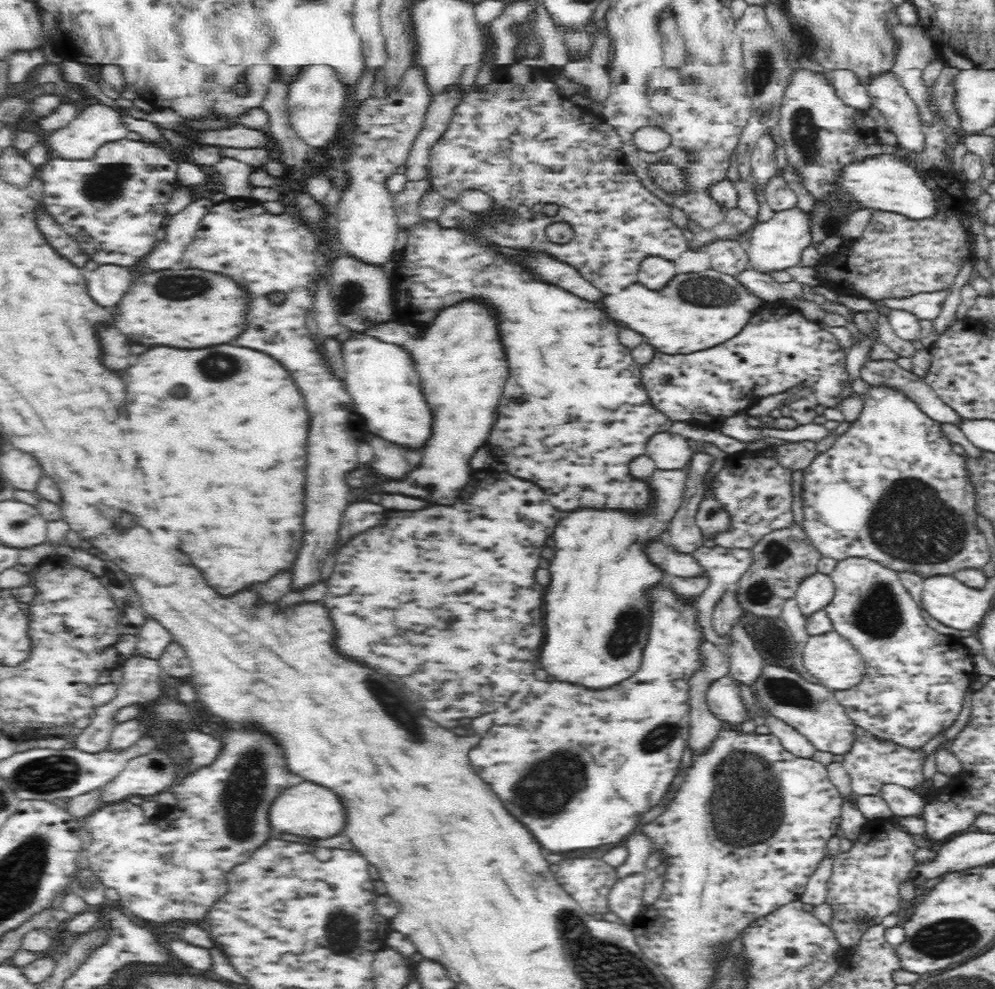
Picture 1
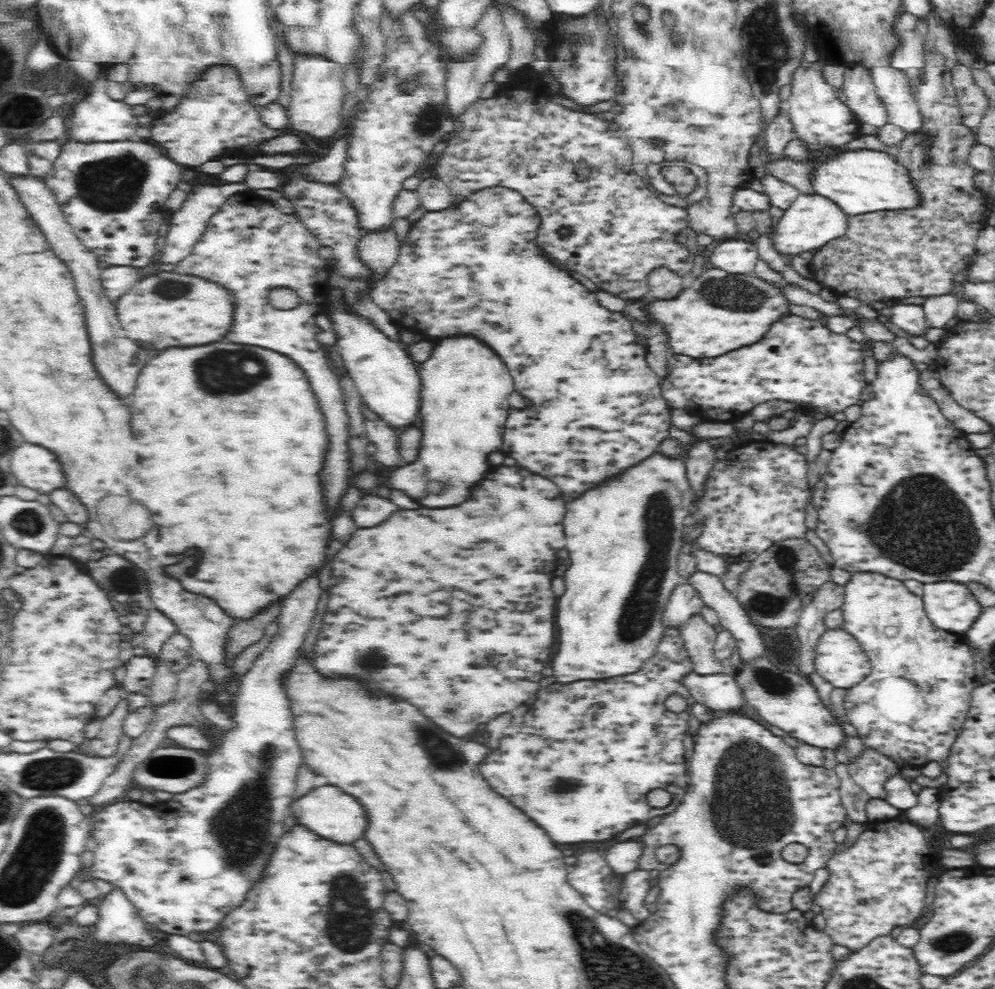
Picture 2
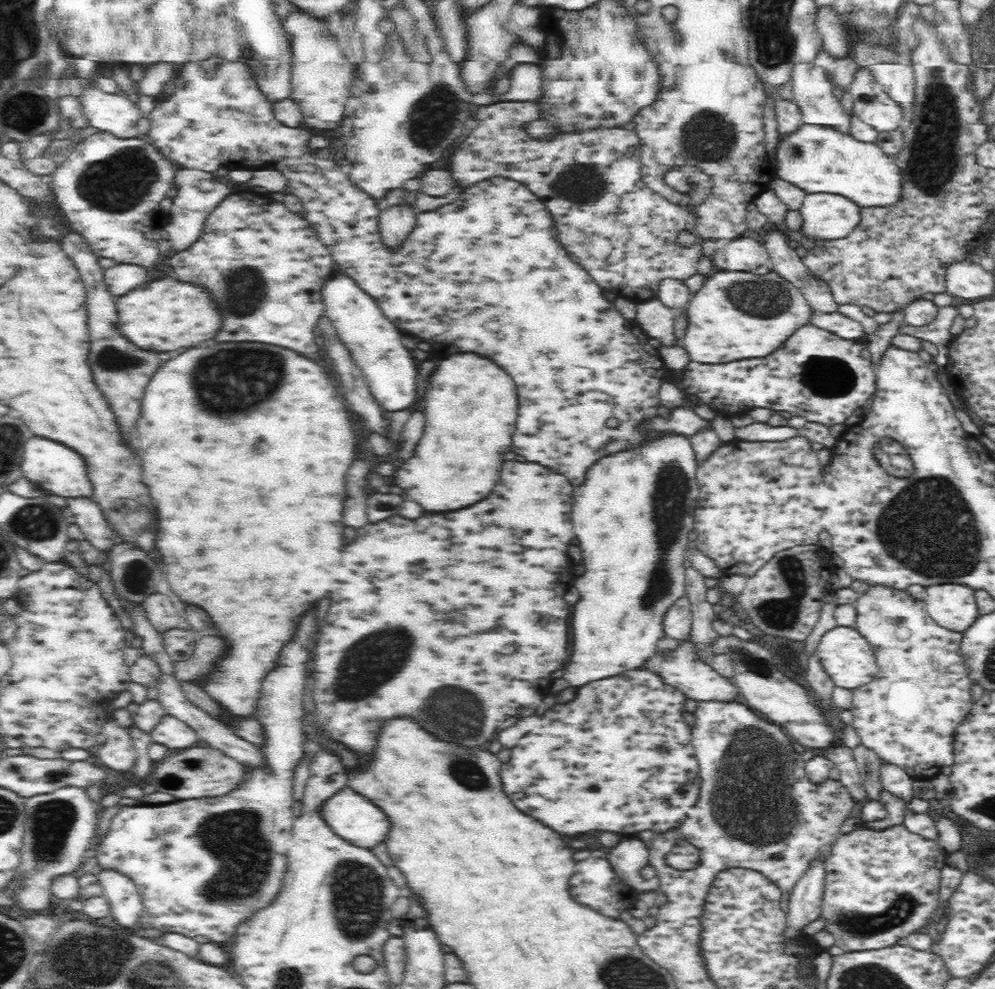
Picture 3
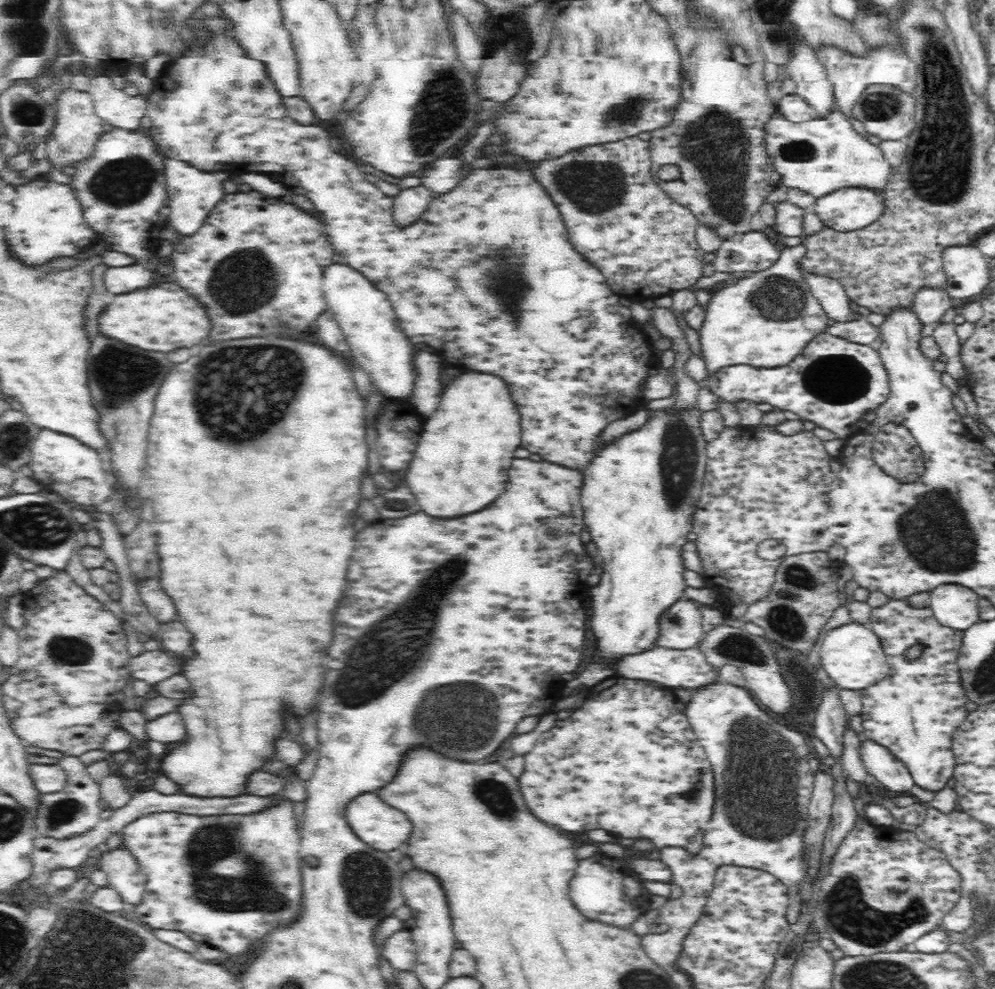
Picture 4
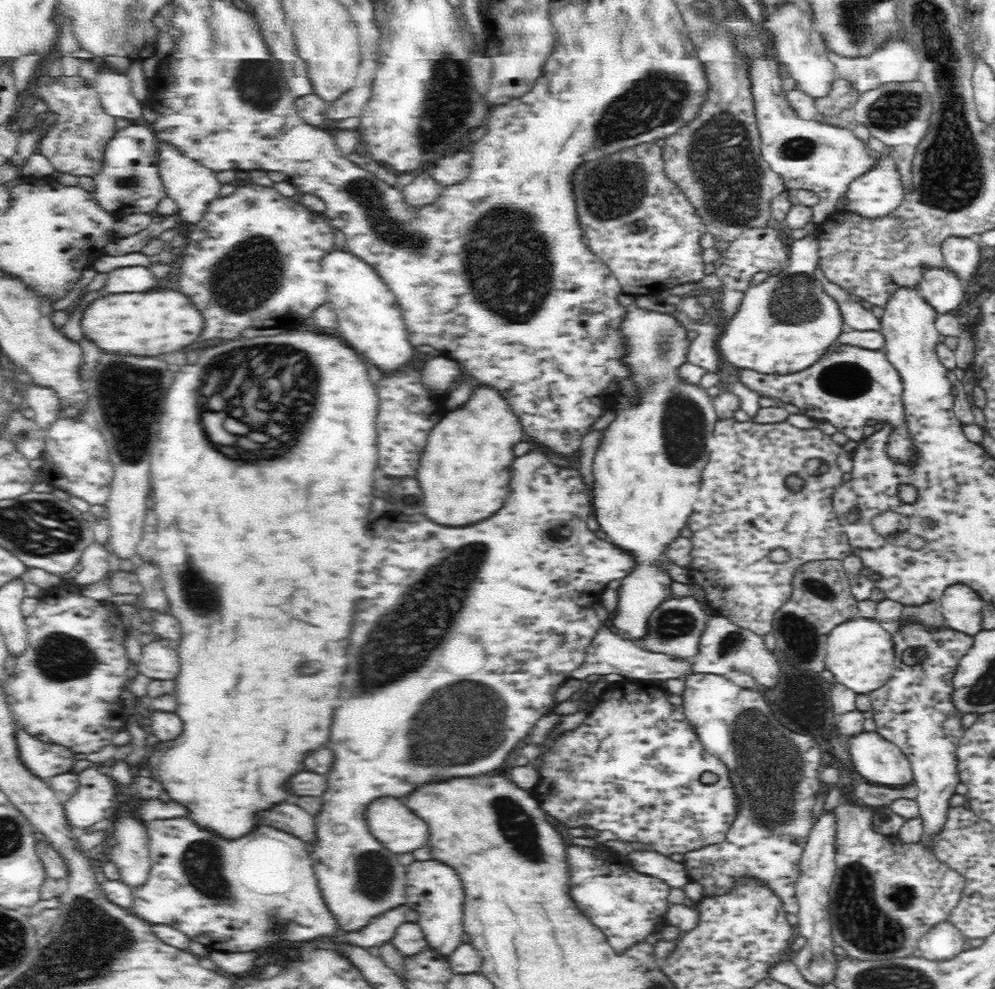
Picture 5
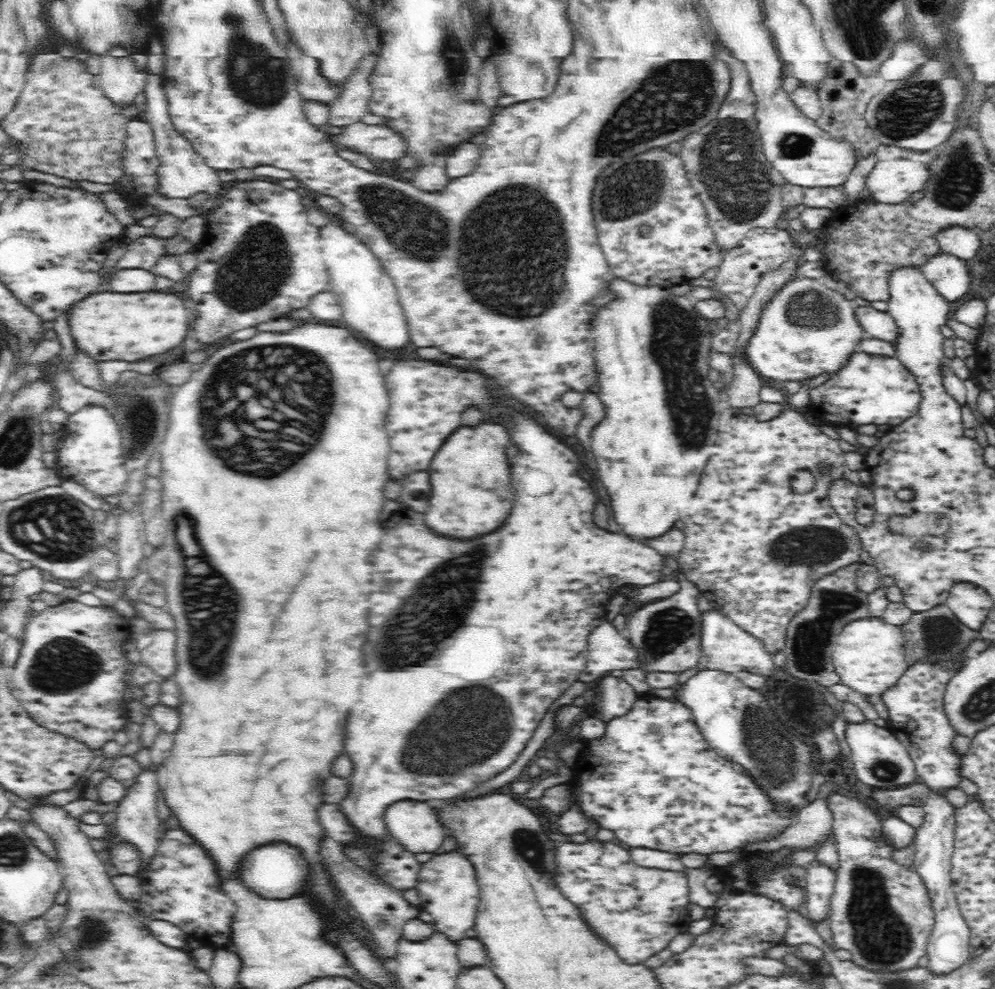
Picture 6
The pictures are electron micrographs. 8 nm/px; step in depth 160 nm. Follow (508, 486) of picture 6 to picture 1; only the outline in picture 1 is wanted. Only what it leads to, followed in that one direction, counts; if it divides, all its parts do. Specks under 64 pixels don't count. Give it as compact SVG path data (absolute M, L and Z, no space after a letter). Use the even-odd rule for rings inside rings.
M464 298L456 304L444 305L423 328L422 338L409 335L405 325L395 319L373 325L361 333L410 352L424 397L434 414L434 436L421 451L424 468L410 472L412 476L402 484L382 484L382 492L418 496L434 504L452 506L470 478L472 470L468 460L472 452L484 444L484 436L488 436L496 422L496 400L500 398L500 388L508 378L498 312L482 298Z

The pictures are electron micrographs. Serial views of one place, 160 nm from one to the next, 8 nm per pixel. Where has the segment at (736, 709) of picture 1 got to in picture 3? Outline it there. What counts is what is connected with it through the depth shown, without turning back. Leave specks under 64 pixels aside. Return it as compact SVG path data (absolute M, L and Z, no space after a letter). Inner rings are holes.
M689 641L681 642L676 650L657 653L644 666L658 670L664 676L664 682L679 688L688 698L698 702L734 702L739 696L738 687L730 677L722 676L710 664L700 662L694 656L693 644Z

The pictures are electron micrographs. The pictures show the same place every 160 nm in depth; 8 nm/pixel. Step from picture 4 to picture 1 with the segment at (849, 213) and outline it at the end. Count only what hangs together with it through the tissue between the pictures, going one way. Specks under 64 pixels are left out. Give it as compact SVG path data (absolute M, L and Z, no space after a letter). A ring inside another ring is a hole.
M792 208L792 210L774 213L768 221L757 222L750 228L750 242L745 249L748 265L756 272L766 275L799 266L802 250L812 245L810 216L811 214L804 214L797 208Z

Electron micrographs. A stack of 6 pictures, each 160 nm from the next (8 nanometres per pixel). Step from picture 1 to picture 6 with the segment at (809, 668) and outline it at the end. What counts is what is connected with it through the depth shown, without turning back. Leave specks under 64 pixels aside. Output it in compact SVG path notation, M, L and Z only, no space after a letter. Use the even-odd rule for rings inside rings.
M872 616L852 620L840 629L832 651L832 664L842 684L866 697L880 695L896 684L908 666L904 645L901 627Z

